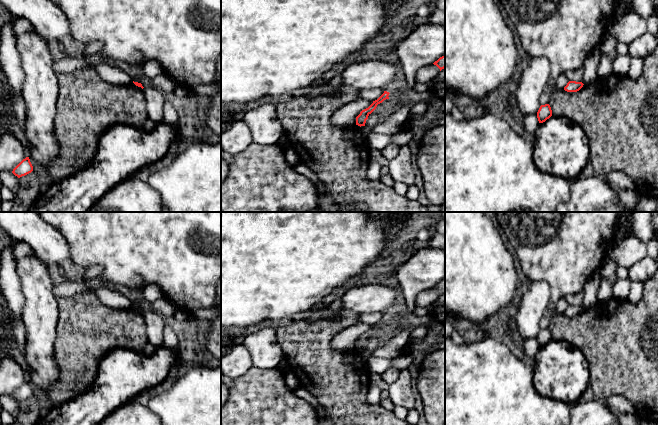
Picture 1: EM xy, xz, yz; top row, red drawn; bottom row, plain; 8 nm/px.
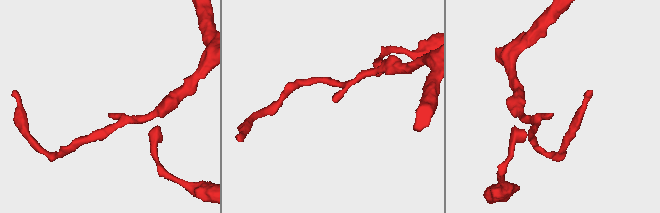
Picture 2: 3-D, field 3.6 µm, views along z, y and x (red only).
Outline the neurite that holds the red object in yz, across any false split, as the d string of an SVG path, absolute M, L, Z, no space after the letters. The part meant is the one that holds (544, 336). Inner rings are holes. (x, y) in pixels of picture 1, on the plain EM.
M549 328L541 329L537 336L537 342L539 347L545 346L551 340L552 340L552 334L550 329Z

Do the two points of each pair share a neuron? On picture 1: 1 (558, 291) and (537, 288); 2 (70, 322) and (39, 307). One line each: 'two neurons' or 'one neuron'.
1: two neurons
2: two neurons

